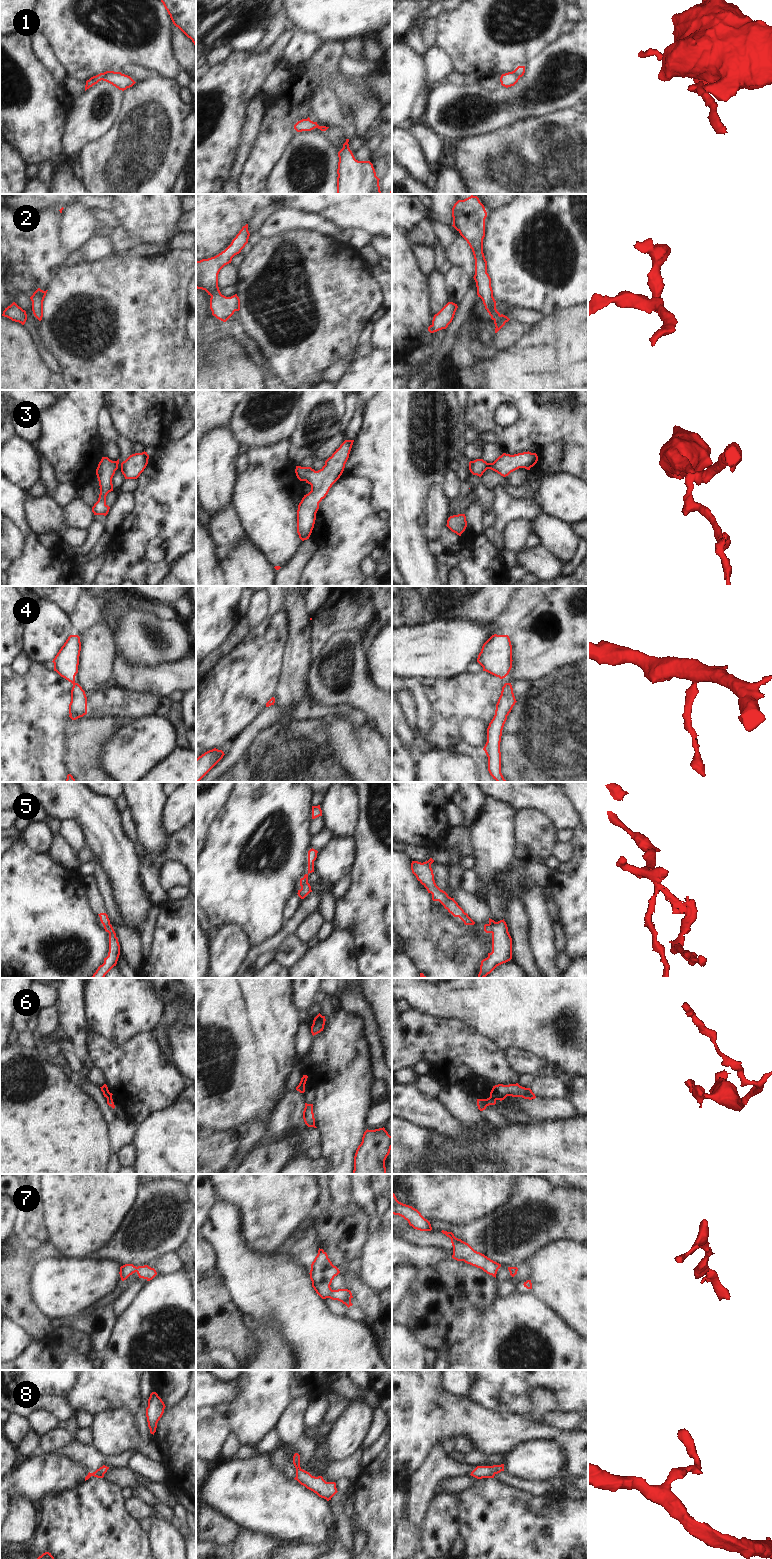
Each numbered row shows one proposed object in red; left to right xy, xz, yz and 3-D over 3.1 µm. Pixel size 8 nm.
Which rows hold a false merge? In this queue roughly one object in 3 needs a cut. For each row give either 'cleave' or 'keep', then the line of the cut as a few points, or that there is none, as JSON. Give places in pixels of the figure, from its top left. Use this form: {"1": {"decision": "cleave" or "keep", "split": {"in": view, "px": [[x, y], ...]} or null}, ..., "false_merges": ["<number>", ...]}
{"1": {"decision": "cleave", "split": {"in": "xy", "px": [[112, 71], [100, 79]]}}, "2": {"decision": "keep", "split": null}, "3": {"decision": "keep", "split": null}, "4": {"decision": "keep", "split": null}, "5": {"decision": "cleave", "split": {"in": "yz", "px": [[495, 922], [491, 932]]}}, "6": {"decision": "cleave", "split": {"in": "yz", "px": [[490, 1096], [496, 1099]]}}, "7": {"decision": "keep", "split": null}, "8": {"decision": "keep", "split": null}, "false_merges": ["1", "5", "6"]}

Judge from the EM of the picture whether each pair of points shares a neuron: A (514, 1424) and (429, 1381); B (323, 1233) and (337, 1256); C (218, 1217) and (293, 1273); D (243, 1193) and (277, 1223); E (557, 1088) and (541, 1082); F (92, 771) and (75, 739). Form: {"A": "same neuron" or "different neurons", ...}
{"A": "same neuron", "B": "same neuron", "C": "same neuron", "D": "same neuron", "E": "same neuron", "F": "same neuron"}

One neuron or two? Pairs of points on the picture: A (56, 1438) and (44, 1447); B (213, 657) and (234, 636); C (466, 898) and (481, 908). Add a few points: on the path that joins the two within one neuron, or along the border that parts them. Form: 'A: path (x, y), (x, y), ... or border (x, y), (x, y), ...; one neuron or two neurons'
A: path (53, 1440), (47, 1445); one neuron
B: path (218, 652), (230, 641); one neuron
C: path (470, 902), (477, 906); one neuron

